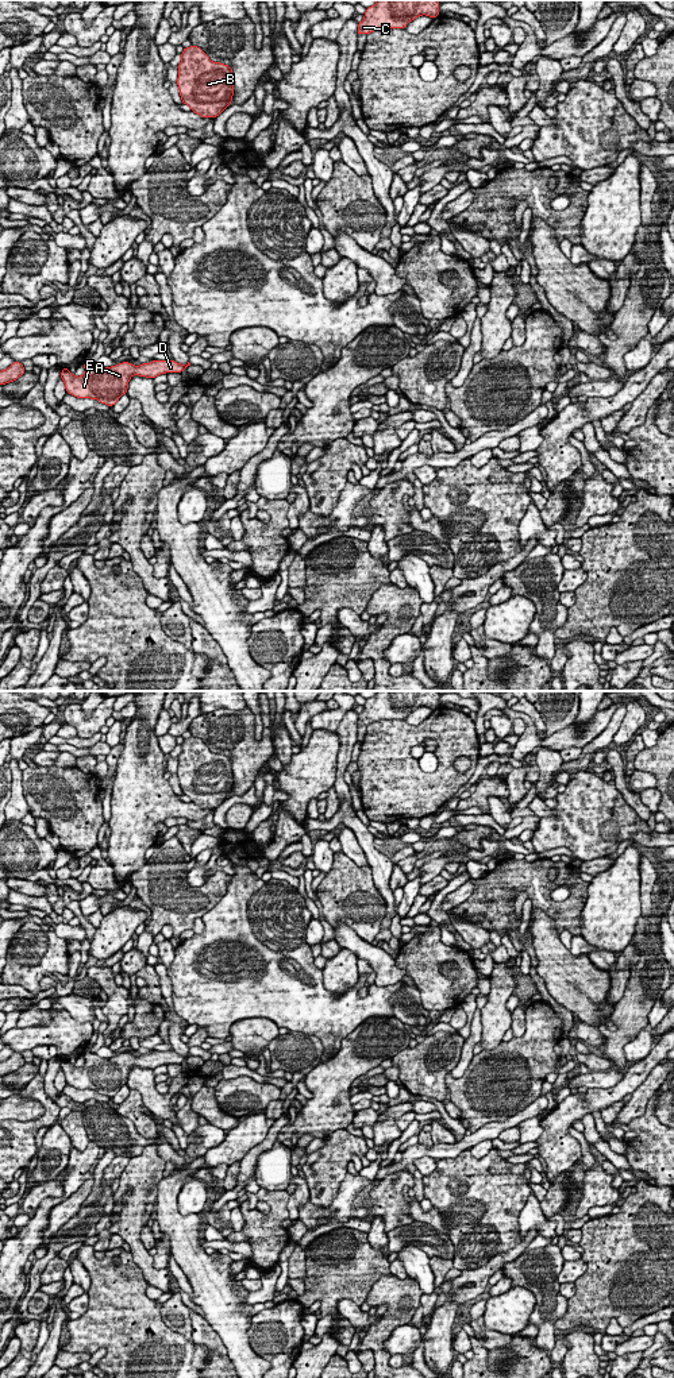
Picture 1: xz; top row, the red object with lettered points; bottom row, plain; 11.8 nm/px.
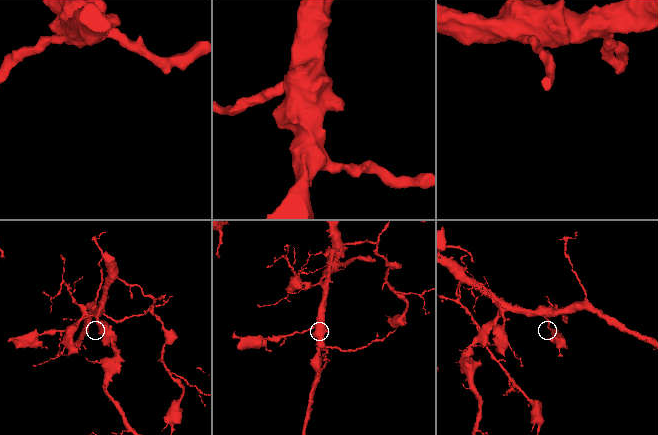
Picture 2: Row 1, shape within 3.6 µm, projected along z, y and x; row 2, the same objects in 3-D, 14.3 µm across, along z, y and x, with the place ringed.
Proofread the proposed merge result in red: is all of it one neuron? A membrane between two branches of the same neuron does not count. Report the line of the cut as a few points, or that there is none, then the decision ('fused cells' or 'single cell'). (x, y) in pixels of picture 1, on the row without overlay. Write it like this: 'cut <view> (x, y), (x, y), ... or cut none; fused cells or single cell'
cut none; single cell

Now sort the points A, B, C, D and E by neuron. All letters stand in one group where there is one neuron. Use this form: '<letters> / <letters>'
A B C D E

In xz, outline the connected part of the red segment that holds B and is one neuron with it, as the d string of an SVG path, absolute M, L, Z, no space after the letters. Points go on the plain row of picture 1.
M197 737L185 738L177 776L184 795L201 808L219 807L232 792L232 760L213 753Z

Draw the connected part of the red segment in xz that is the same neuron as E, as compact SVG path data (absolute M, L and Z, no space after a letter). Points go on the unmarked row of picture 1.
M153 1051L134 1057L132 1054L123 1053L111 1058L101 1058L93 1053L85 1053L85 1064L76 1068L69 1059L62 1059L61 1069L65 1074L68 1085L77 1089L97 1091L101 1095L113 1097L123 1085L127 1085L128 1073L132 1066L142 1069L155 1069L166 1064L182 1064L190 1054L181 1055L176 1051Z

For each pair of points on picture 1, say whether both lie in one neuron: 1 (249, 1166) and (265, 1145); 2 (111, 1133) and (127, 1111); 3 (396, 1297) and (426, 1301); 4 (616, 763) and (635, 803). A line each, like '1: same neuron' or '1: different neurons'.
1: same neuron
2: different neurons
3: different neurons
4: same neuron

